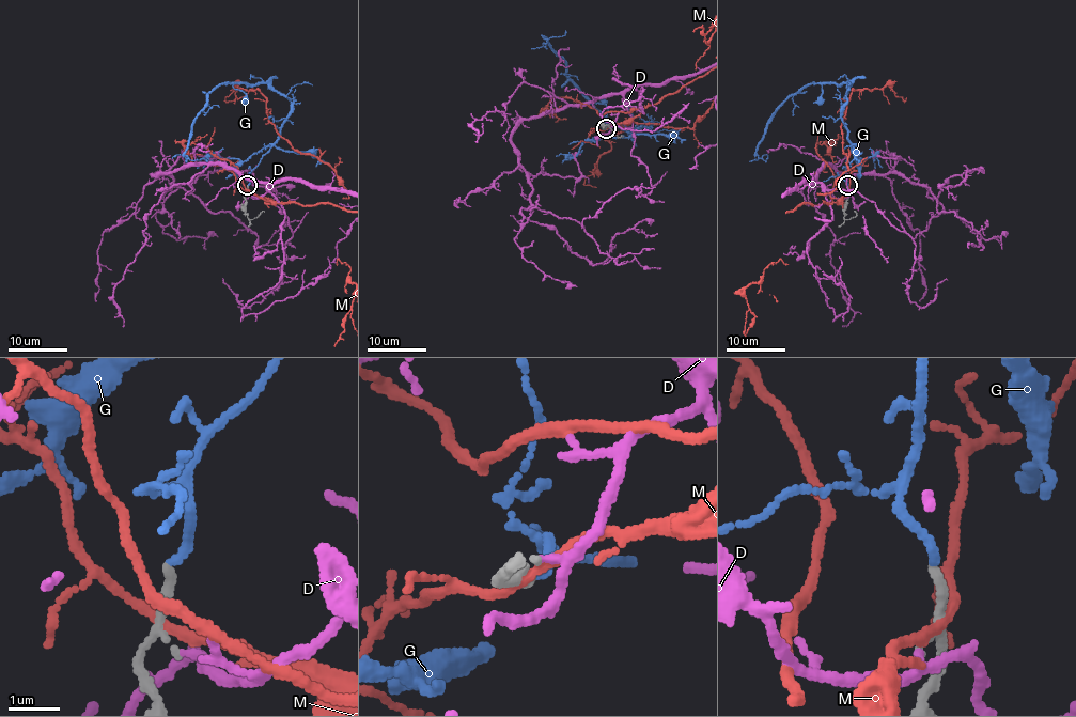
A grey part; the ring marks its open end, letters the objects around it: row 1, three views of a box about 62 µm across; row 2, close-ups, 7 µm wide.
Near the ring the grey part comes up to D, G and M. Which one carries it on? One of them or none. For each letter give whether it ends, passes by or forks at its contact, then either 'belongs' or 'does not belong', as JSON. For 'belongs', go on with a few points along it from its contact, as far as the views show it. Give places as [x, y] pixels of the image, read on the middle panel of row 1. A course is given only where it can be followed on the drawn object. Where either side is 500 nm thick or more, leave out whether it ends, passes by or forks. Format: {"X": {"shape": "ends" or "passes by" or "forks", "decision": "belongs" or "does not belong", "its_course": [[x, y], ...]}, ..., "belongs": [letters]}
{"D": {"shape": "passes by", "decision": "does not belong"}, "G": {"shape": "ends", "decision": "belongs", "its_course": [[606, 127], [633, 133], [649, 123], [625, 126], [609, 120], [580, 89], [544, 37], [558, 37], [565, 30]]}, "M": {"shape": "passes by", "decision": "does not belong"}, "belongs": ["G"]}

